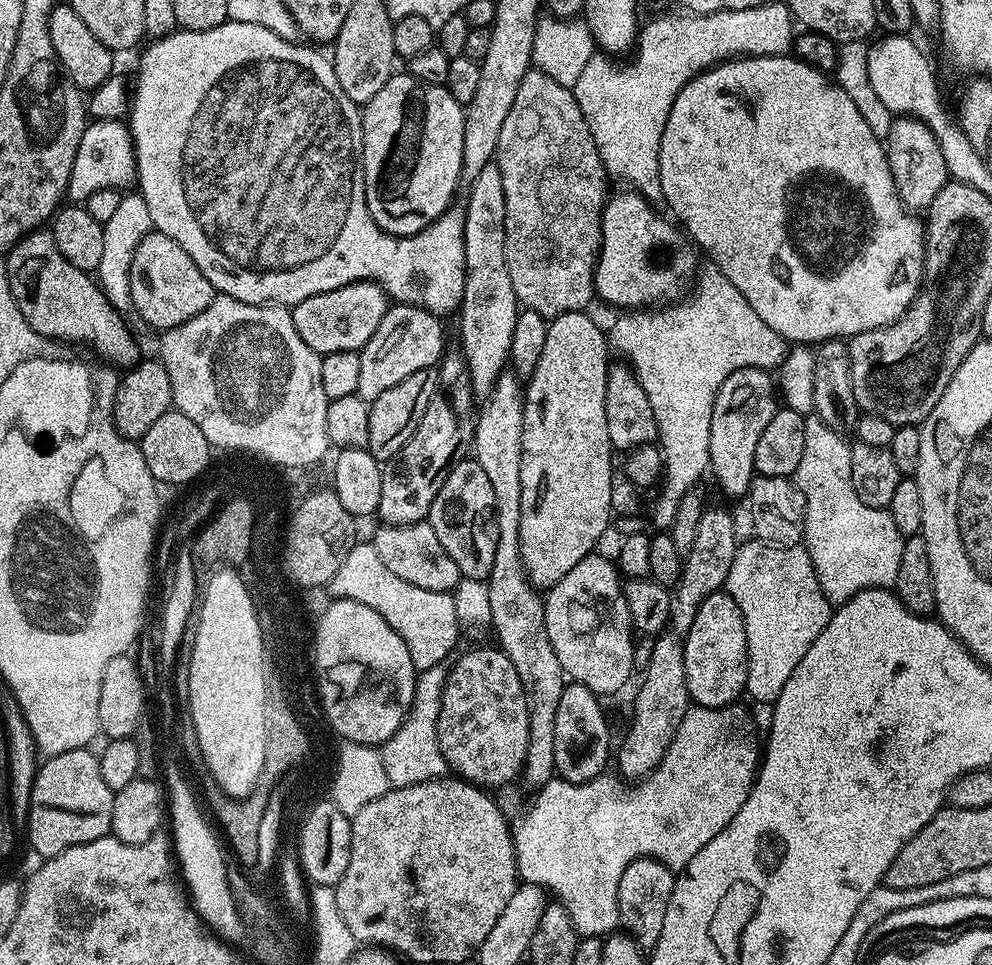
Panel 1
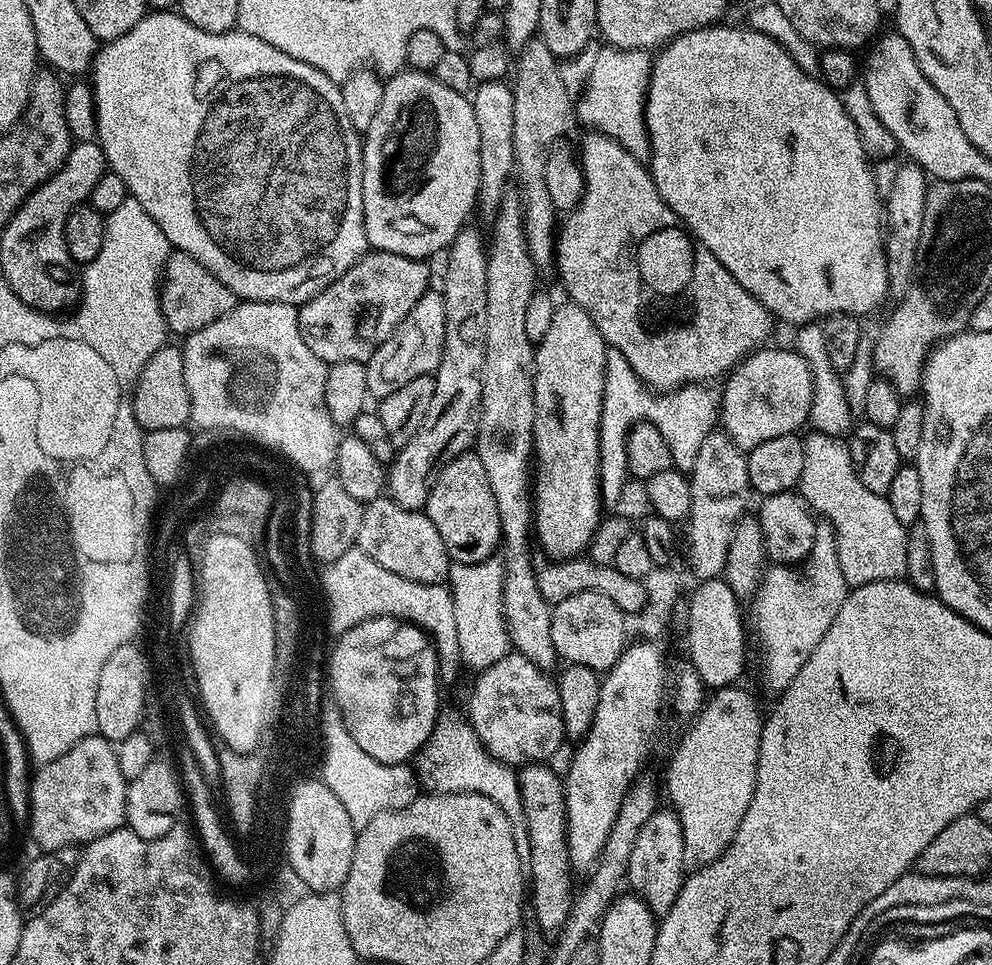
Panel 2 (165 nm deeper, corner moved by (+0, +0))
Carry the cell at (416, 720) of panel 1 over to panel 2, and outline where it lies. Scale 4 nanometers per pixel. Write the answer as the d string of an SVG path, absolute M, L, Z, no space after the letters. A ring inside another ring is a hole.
M445 707L436 720L434 730L427 742L414 757L414 771L419 787L428 794L451 792L477 792L494 802L506 814L510 830L514 830L514 846L524 858L528 855L528 831L520 801L520 782L517 773L501 760L496 760L484 751L465 715L456 708Z

